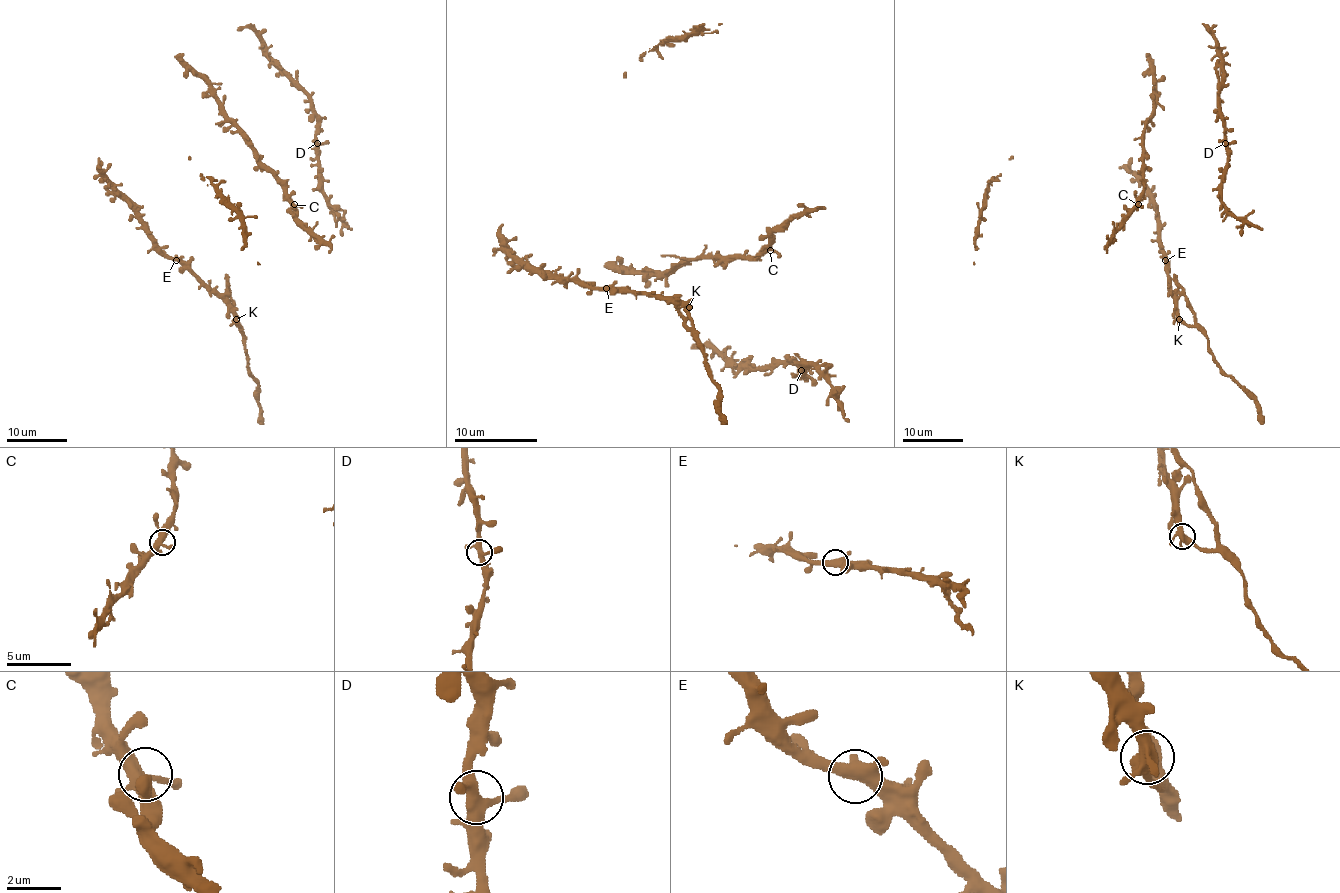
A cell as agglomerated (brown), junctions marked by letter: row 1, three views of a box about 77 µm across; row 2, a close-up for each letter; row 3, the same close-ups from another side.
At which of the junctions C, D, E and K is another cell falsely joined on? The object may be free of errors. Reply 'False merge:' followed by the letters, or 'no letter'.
False merge: K

